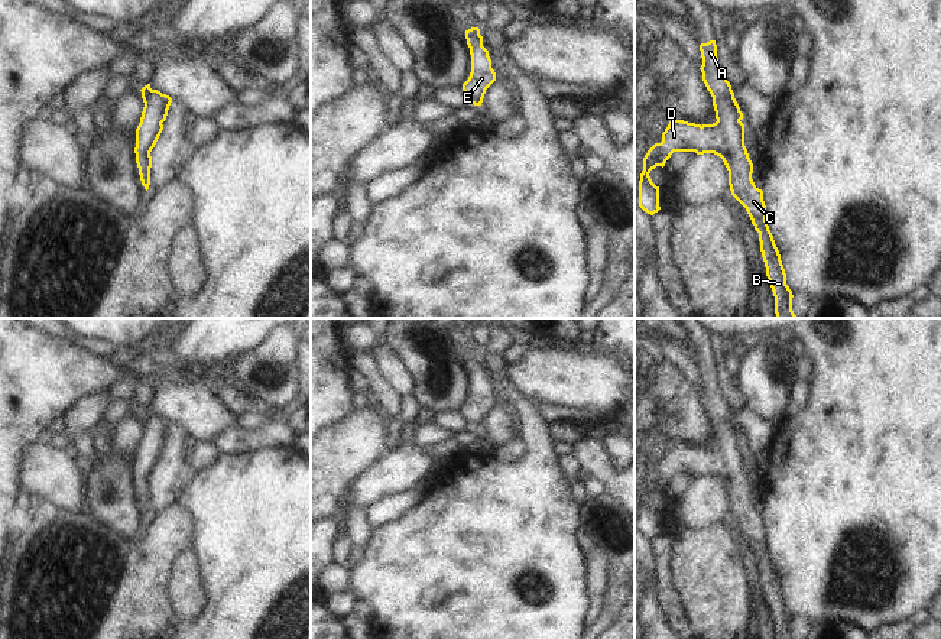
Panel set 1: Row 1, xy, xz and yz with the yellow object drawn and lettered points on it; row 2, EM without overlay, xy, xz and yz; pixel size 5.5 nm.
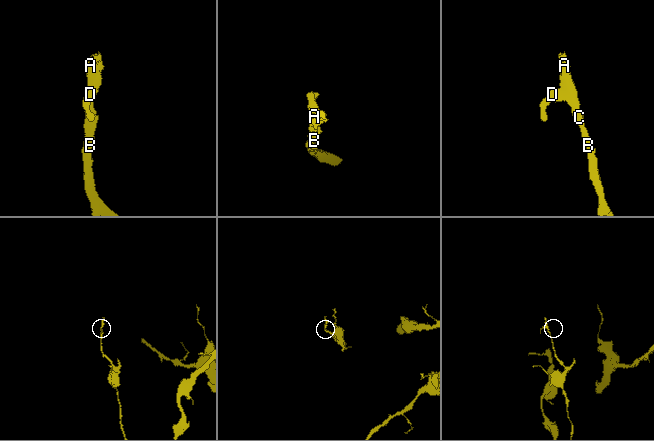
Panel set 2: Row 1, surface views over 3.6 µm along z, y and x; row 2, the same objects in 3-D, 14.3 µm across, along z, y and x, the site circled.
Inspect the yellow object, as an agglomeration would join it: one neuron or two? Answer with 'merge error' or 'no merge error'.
no merge error

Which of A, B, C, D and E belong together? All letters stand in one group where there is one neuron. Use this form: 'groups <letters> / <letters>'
groups A B C D E

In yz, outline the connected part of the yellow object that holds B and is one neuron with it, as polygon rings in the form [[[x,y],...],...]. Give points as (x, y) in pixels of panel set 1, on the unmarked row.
[[[716,364],[700,369],[702,405],[713,421],[717,445],[695,448],[672,444],[662,457],[662,466],[655,467],[643,481],[639,505],[639,531],[653,539],[659,531],[659,510],[649,497],[656,490],[665,490],[674,476],[714,477],[720,480],[729,494],[731,519],[746,532],[755,554],[759,557],[760,575],[766,600],[775,620],[776,639],[795,639],[792,635],[792,614],[786,609],[786,597],[779,574],[766,545],[763,515],[753,503],[753,487],[744,470],[743,437],[734,422],[717,382]]]

